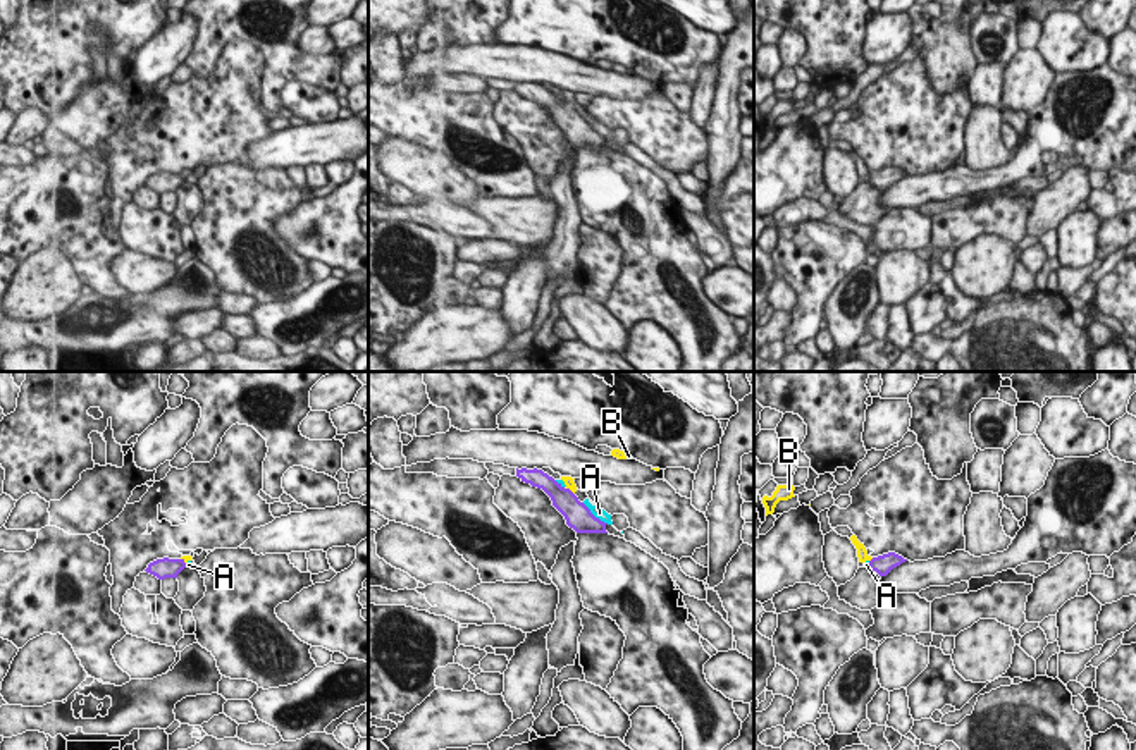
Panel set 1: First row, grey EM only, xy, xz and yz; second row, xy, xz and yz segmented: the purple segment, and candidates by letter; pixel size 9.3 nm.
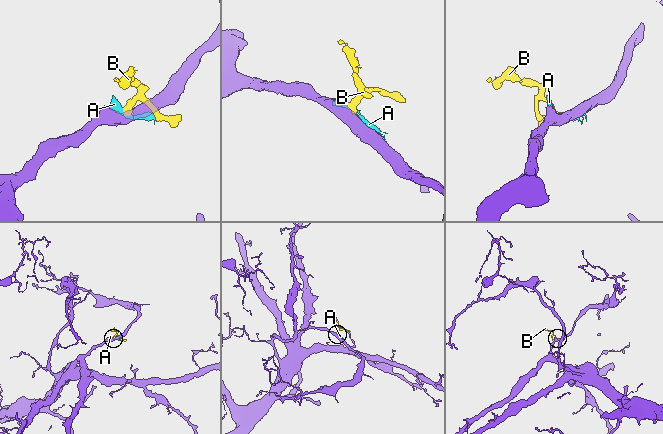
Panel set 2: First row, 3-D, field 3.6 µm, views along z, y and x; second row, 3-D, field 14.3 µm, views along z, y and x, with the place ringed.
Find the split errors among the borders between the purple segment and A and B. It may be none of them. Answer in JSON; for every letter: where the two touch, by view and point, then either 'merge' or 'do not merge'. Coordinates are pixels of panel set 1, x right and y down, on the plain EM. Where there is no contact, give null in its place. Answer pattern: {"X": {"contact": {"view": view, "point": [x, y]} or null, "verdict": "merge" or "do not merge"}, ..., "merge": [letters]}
{"A": {"contact": {"view": "xz", "point": [594, 131]}, "verdict": "do not merge"}, "B": {"contact": {"view": "yz", "point": [871, 174]}, "verdict": "merge"}, "merge": ["B"]}

